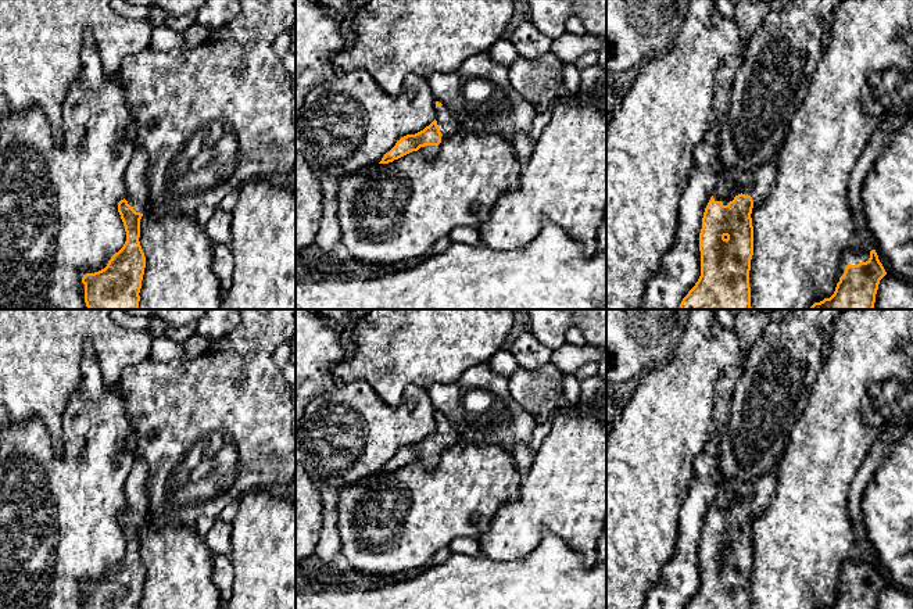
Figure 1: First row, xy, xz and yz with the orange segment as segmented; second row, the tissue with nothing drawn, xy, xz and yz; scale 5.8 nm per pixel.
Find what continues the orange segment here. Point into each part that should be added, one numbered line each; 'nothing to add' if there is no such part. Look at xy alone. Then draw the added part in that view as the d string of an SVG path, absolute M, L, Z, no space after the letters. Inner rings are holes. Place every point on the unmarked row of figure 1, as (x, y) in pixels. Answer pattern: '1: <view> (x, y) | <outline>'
1: xy (136, 497) | M136 459L126 481L125 481L125 511L136 523L147 522L148 495L147 481L150 468L144 459Z

